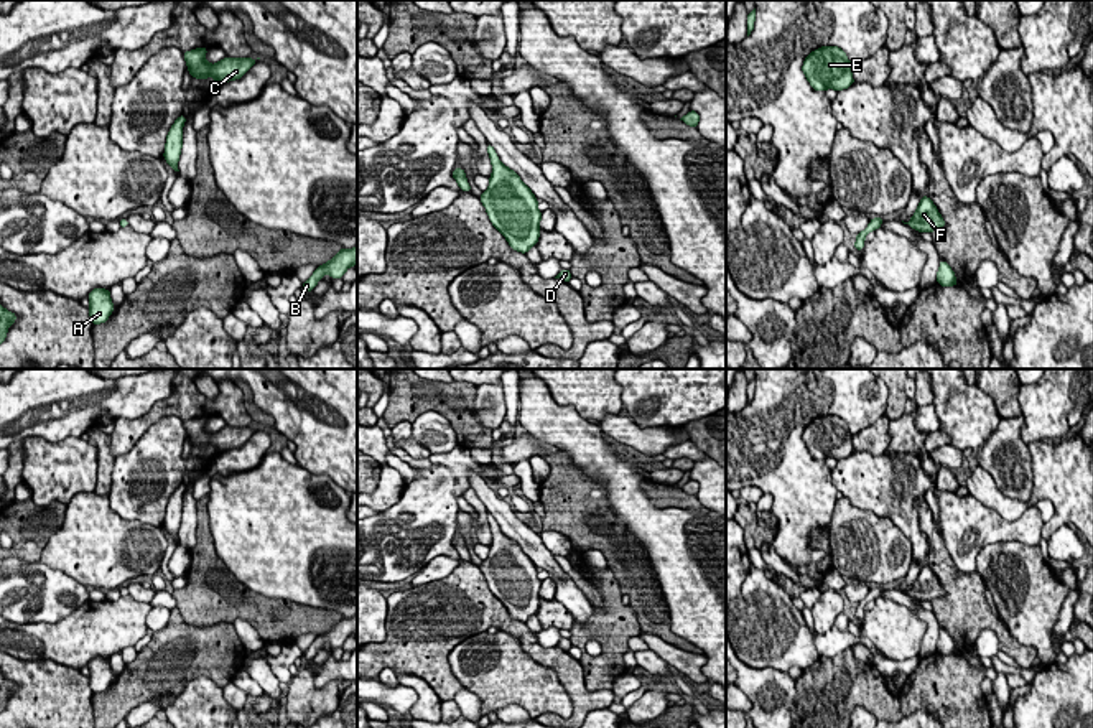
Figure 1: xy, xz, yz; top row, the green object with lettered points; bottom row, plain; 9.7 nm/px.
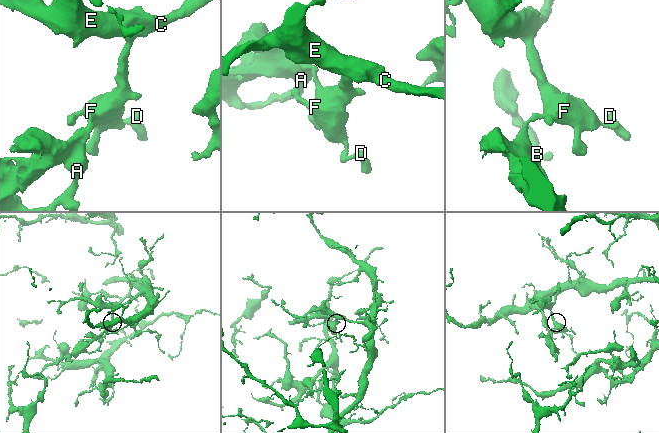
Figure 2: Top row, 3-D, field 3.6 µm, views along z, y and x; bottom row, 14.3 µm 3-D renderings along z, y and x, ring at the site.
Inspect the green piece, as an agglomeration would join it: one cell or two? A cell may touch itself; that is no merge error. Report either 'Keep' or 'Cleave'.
Keep

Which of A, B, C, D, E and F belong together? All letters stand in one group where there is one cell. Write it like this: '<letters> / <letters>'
A B C D E F

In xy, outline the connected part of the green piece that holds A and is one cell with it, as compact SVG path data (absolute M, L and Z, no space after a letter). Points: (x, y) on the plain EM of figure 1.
M94 657L89 664L89 685L92 693L100 693L109 688L115 674L110 669L110 659Z

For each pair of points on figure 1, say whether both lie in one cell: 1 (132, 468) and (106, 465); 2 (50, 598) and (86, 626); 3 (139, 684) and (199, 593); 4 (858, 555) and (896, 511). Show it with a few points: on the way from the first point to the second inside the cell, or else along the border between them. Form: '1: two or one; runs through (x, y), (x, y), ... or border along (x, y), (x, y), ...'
1: two; border along (116, 458), (111, 491), (107, 494)
2: two; border along (88, 600), (56, 621), (33, 623)
3: two; border along (176, 606), (188, 623), (198, 626), (219, 623)
4: two; border along (853, 504), (886, 516), (909, 541), (911, 550)

